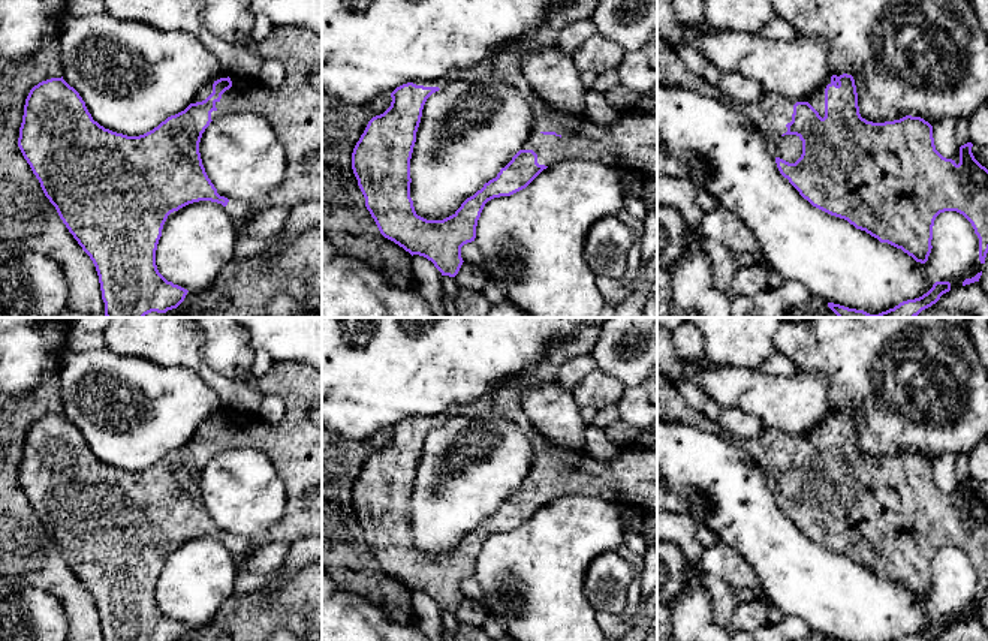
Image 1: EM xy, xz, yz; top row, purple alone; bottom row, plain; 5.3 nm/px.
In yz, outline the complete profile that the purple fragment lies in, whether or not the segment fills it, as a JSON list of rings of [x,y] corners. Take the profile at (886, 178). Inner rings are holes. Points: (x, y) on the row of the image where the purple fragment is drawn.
[[[657,27],[657,85],[686,87],[692,91],[717,99],[741,111],[774,147],[784,135],[796,135],[802,141],[802,154],[795,163],[775,157],[780,174],[813,207],[847,220],[856,229],[865,231],[880,243],[888,243],[925,264],[931,253],[933,226],[940,213],[957,211],[973,226],[979,238],[979,261],[985,264],[988,253],[988,169],[972,153],[972,142],[960,147],[960,163],[943,157],[934,145],[933,126],[921,117],[906,115],[900,120],[873,123],[859,114],[855,79],[847,73],[832,75],[820,88],[807,99],[792,100],[765,93],[753,103],[734,103],[719,85],[711,85],[693,73],[663,39]]]

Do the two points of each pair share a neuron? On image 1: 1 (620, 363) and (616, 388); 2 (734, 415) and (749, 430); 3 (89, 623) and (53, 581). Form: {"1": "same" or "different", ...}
{"1": "different", "2": "same", "3": "same"}

